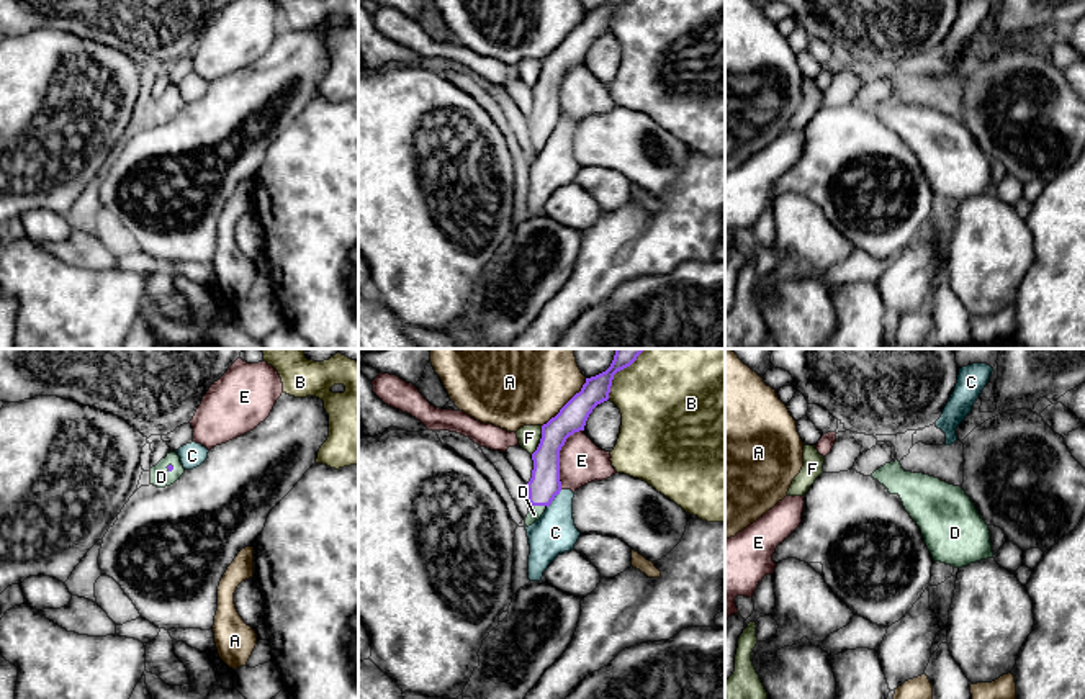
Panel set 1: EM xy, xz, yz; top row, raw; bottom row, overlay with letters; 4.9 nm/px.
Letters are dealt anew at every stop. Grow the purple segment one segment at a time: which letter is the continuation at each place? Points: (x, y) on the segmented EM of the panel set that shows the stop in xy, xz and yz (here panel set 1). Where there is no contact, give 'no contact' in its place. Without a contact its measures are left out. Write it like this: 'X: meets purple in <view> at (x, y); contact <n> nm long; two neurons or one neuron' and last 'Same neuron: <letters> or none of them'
A: meets purple in xz at (567, 403); contact 320 nm long; two neurons
B: meets purple in xz at (617, 370); contact 320 nm long; two neurons
C: meets purple in xz at (553, 498); contact 120 nm long; two neurons
D: meets purple in xz at (539, 505); contact 90 nm long; one neuron
E: meets purple in xz at (558, 455); contact 320 nm long; two neurons
F: meets purple in xz at (540, 441); contact 160 nm long; two neurons
Same neuron: D

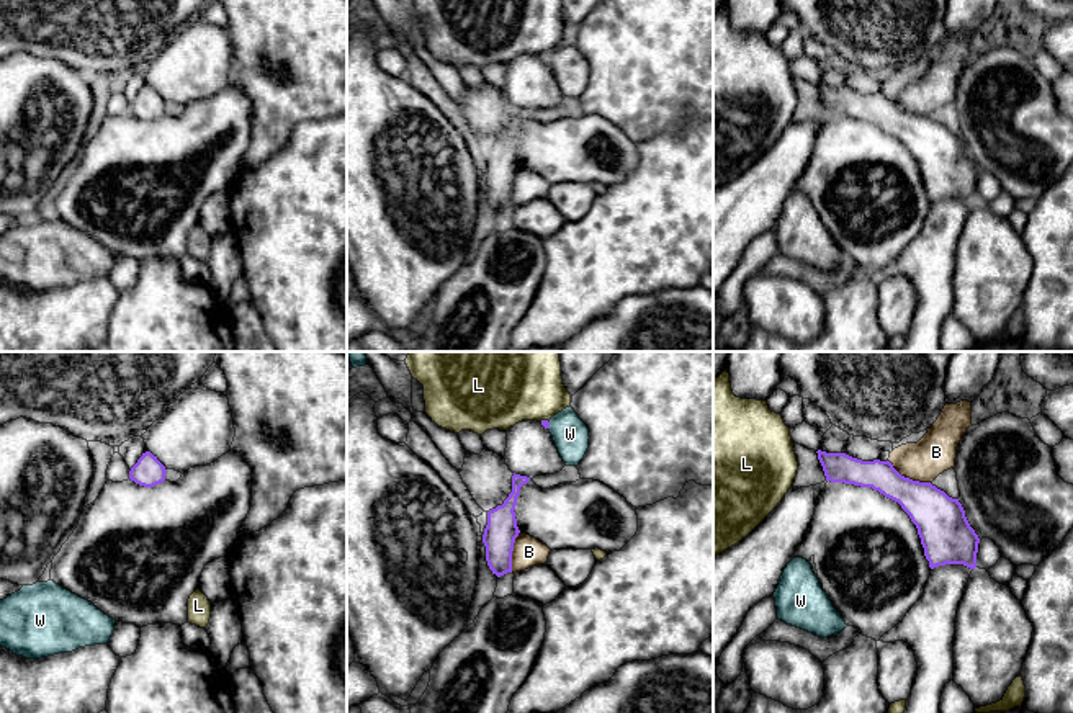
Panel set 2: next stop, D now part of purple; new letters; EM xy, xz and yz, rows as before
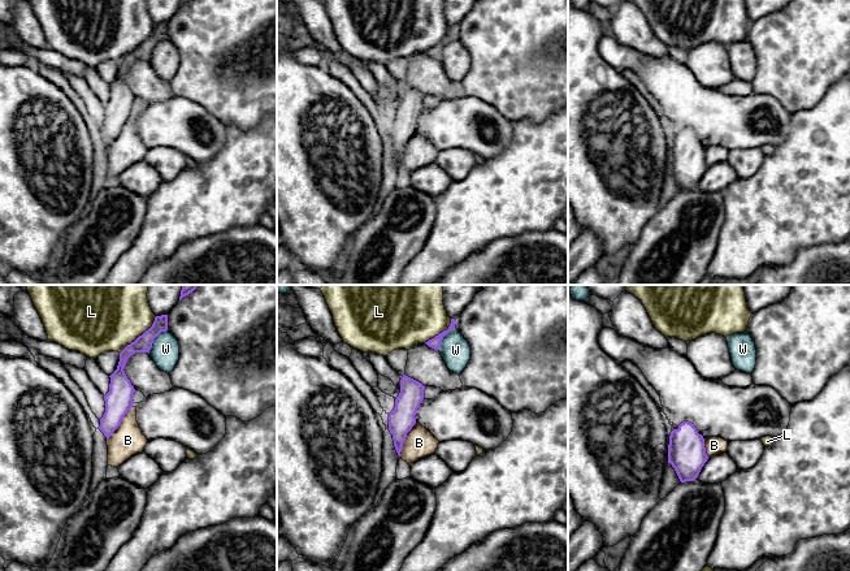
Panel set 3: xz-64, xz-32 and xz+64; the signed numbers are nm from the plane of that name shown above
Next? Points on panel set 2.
B: meets purple in yz at (908, 478); contact 240 nm long; two neurons
L: meets purple in xz at (543, 421); contact 40 nm long; two neurons
W: meets purple in xz at (548, 424); contact 40 nm long; two neurons
Same neuron: none of them

